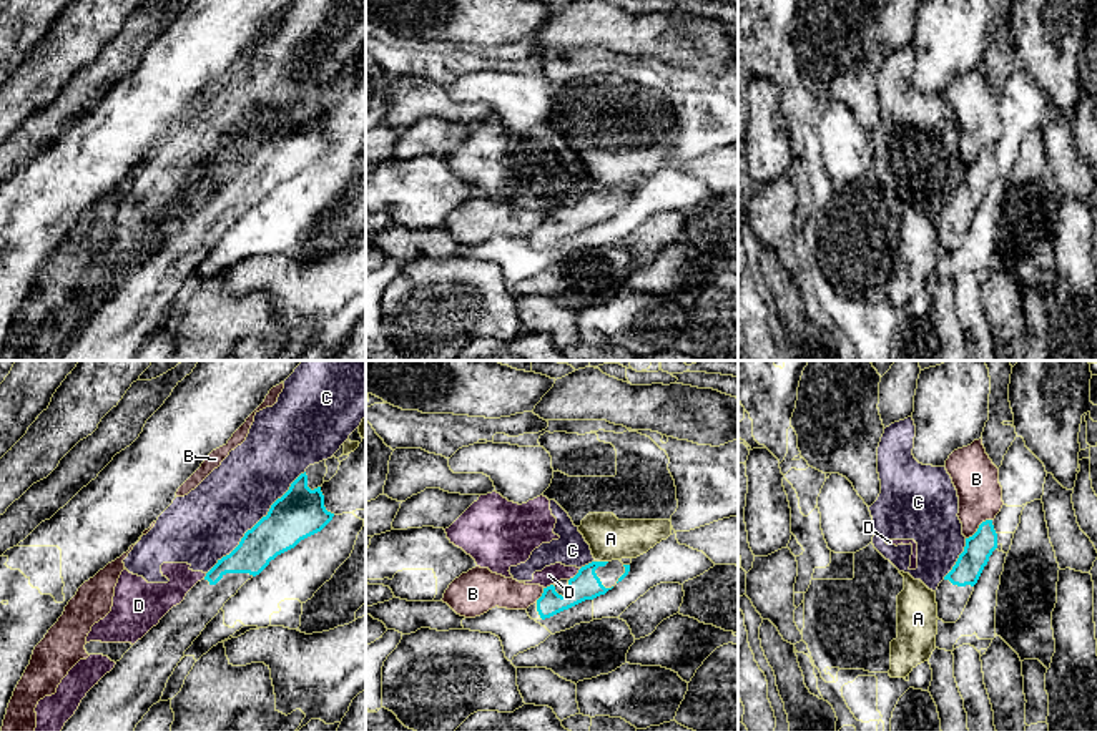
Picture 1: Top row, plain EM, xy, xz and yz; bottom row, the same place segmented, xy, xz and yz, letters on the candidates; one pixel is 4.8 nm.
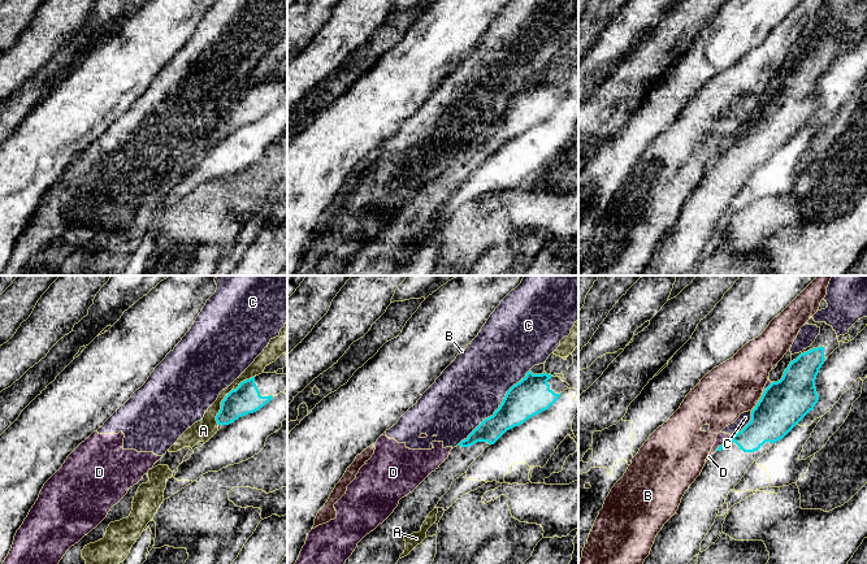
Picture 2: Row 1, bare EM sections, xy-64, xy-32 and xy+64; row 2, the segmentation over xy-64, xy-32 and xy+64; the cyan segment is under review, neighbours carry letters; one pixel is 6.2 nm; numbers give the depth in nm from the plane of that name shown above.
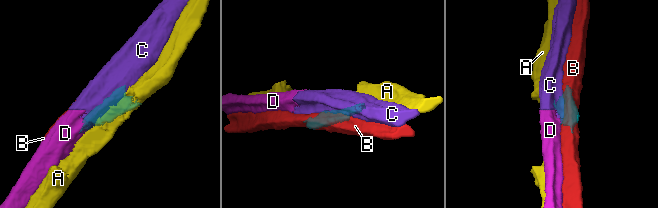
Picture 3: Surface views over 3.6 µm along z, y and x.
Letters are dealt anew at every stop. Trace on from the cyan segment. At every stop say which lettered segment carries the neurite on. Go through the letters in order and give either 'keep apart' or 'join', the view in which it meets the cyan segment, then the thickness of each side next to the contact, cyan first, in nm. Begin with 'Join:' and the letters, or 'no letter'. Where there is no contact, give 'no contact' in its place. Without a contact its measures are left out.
Join: no letter
A: keep apart; contact in xz; calibres 140 and 200 nm
B: keep apart; contact in yz; calibres 140 and 220 nm
C: keep apart; contact in xy; calibres 240 and 360 nm
D: keep apart; contact in xz; calibres 140 and 90 nm

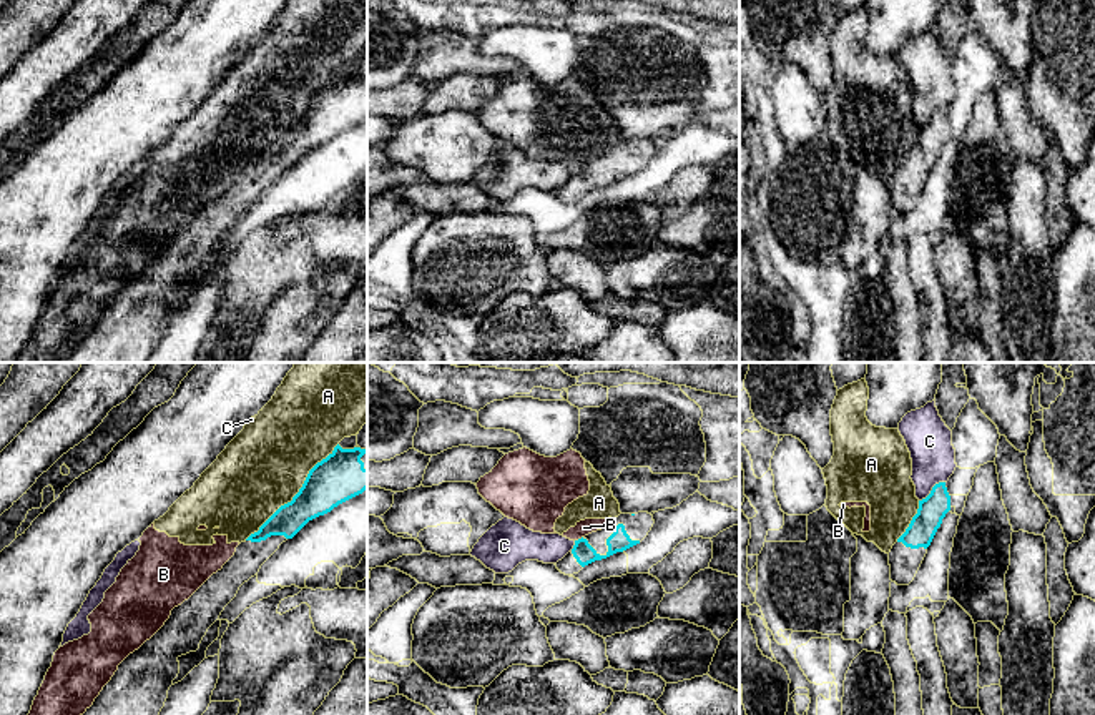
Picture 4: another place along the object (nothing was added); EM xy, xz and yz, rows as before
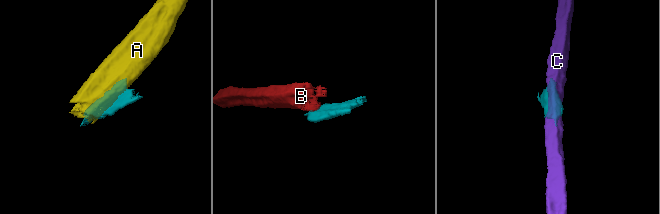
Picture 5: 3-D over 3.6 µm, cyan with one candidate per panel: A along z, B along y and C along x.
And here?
Join: no letter
A: keep apart; contact in xy; calibres 240 and 400 nm
B: keep apart; contact in xz; calibres 100 and 80 nm
C: keep apart; contact in yz; calibres 140 and 220 nm

